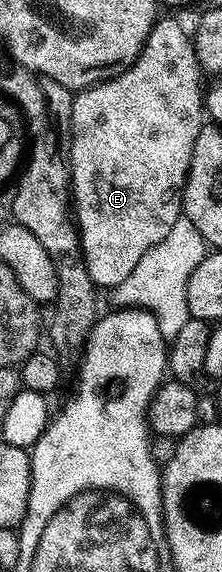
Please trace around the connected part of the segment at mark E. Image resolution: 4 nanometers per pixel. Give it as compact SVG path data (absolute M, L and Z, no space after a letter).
M157 19L156 24L150 30L148 41L138 54L134 63L125 70L122 75L115 76L113 80L107 80L101 84L96 84L93 88L86 88L77 91L72 98L72 138L68 146L68 163L72 170L72 187L70 189L70 200L74 205L74 224L80 235L80 250L84 254L86 270L90 278L96 283L97 289L114 290L126 278L130 278L130 272L134 266L138 266L138 261L142 259L142 254L170 234L170 226L178 222L184 207L184 187L188 181L188 171L190 170L190 158L194 154L194 142L198 142L198 134L206 126L206 92L200 89L200 76L202 69L196 57L196 47L192 45L192 36L176 20Z

